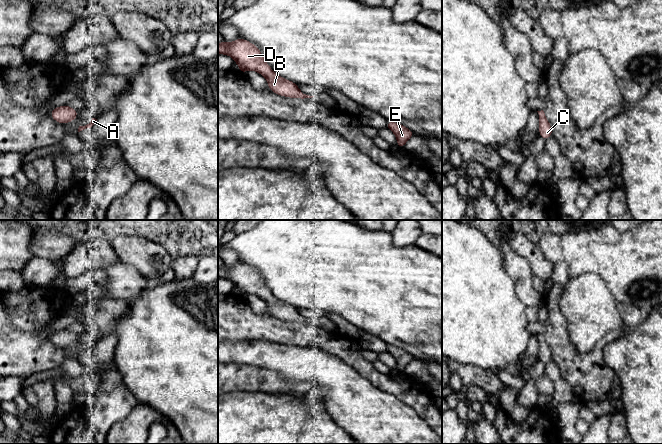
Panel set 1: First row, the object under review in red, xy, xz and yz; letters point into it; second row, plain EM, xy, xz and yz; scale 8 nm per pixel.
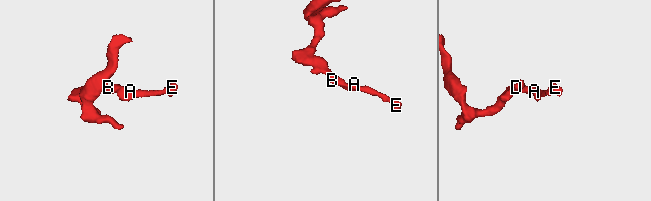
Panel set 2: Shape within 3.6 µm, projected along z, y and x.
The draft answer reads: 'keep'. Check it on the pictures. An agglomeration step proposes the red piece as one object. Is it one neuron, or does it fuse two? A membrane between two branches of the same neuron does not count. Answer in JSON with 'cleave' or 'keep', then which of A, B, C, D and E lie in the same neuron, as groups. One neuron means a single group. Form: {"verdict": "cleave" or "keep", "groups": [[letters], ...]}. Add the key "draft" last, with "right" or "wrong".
{"verdict": "keep", "groups": [["A", "B", "C", "D", "E"]], "draft": "right"}

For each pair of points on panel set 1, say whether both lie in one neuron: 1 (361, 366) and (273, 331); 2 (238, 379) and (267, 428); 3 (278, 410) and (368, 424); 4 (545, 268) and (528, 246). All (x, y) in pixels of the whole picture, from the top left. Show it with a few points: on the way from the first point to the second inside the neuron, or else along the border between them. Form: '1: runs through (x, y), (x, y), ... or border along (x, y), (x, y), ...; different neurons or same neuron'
1: runs through (339, 345), (310, 334), (295, 333); same neuron
2: border along (268, 392), (231, 391), (228, 393); different neurons
3: border along (321, 397), (325, 411), (348, 433); different neurons
4: runs through (539, 262), (529, 252); same neuron

